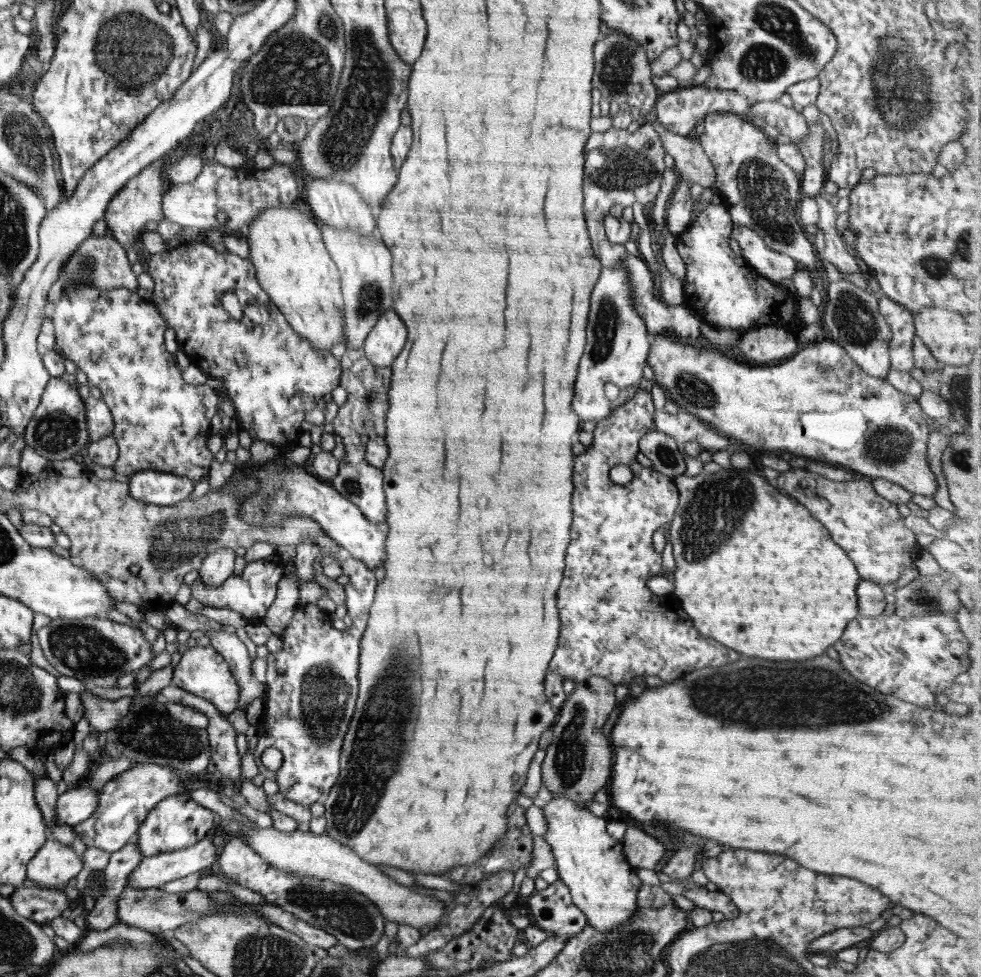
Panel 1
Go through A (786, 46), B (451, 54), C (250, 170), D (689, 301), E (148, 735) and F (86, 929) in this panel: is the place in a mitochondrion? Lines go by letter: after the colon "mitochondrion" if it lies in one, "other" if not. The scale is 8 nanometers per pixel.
A: mitochondrion
B: other
C: other
D: other
E: mitochondrion
F: other

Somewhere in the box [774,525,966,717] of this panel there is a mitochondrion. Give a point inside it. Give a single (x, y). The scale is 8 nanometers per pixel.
(927, 597)

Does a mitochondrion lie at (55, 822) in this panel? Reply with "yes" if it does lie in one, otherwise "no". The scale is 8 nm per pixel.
no

